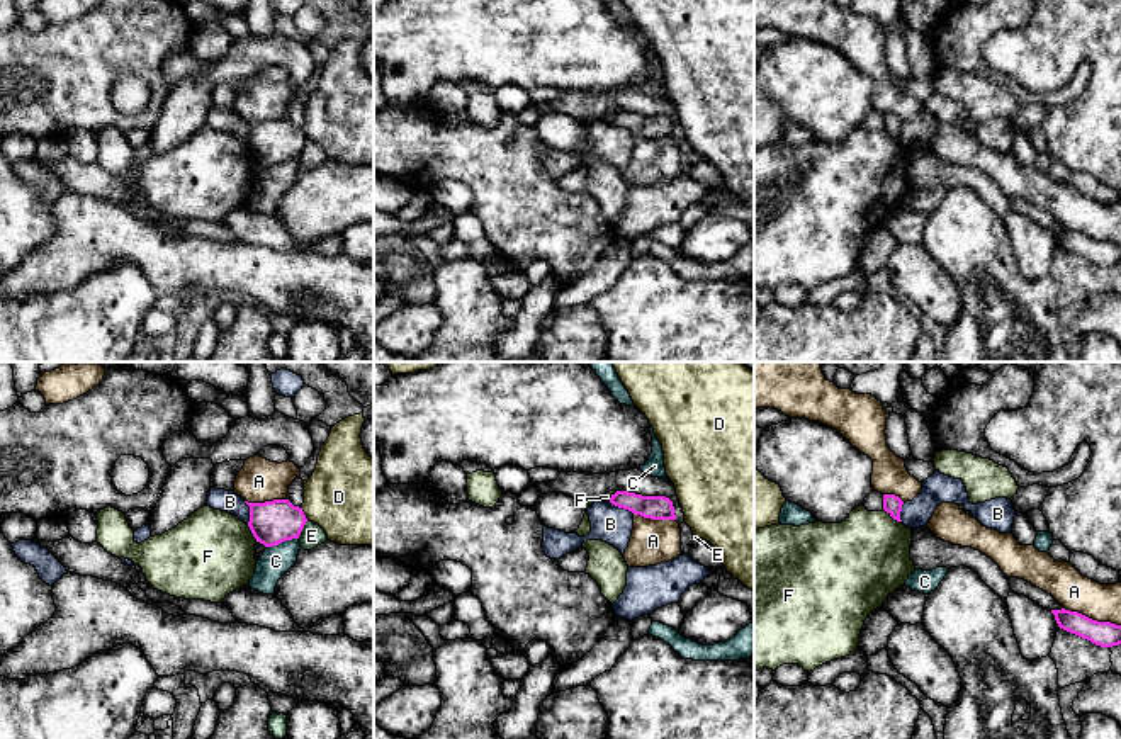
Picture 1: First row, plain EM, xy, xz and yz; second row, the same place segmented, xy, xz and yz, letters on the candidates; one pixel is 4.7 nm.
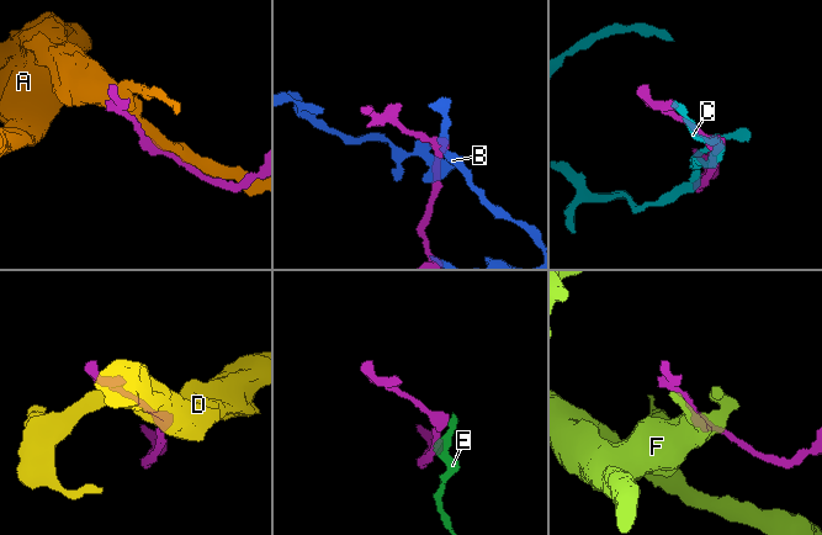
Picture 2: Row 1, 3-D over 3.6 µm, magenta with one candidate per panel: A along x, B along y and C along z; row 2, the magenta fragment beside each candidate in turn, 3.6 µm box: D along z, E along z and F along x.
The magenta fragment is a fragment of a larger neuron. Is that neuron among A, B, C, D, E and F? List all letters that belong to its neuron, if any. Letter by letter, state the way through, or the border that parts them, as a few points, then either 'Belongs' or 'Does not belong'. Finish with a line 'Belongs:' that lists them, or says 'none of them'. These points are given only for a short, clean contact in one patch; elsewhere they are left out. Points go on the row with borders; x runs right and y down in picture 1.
A: Does not belong
B: Boundary: xz (610, 502), (634, 513). Does not belong
C: Belongs
D: Boundary: xy (301, 507), (308, 518). Does not belong
E: Boundary: xy (308, 520), (298, 537). Does not belong
F: Boundary: yz (884, 508), (901, 522). Does not belong
Belongs: C

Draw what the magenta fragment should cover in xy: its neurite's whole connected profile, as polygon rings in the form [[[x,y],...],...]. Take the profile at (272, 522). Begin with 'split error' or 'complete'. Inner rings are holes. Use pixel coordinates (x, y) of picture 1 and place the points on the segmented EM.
split error; [[[289,499],[245,503],[250,506],[248,527],[256,542],[267,547],[248,586],[263,595],[275,595],[279,579],[296,564],[302,549],[299,535],[307,518],[302,508]]]

